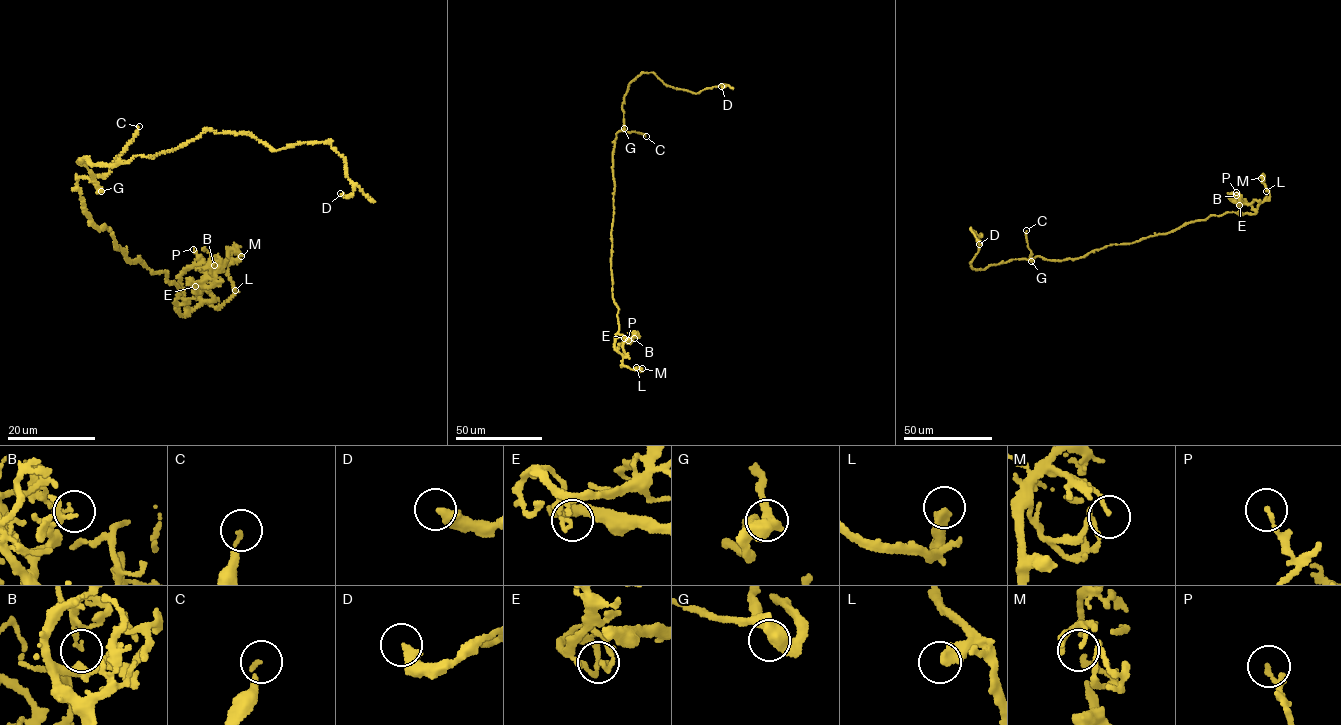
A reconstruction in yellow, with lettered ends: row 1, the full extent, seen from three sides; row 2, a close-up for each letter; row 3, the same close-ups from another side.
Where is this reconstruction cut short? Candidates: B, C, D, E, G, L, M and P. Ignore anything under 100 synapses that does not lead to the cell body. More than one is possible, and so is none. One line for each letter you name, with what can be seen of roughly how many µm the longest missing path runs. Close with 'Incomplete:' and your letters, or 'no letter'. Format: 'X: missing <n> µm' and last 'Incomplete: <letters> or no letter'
C: missing 110 µm
Incomplete: C

